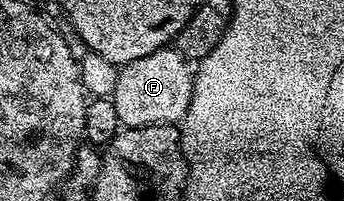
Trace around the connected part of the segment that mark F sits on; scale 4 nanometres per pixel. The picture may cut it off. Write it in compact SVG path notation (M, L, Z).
M167 46L144 58L136 58L121 65L112 99L123 129L157 124L177 125L186 118L193 89L194 72L191 61L185 60L177 48Z

